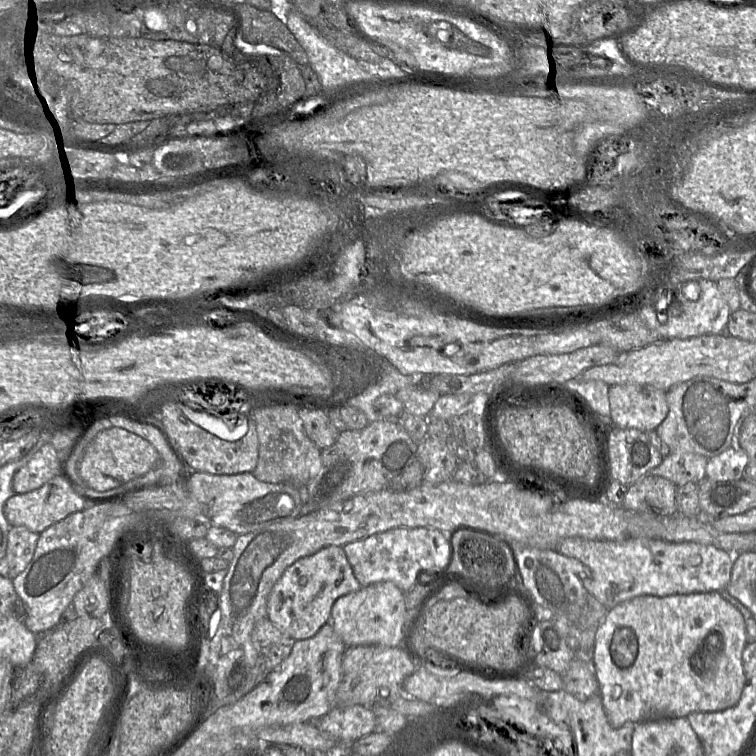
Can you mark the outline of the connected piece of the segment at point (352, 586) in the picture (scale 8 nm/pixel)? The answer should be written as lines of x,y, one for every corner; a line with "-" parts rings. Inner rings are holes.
330,545
298,559
284,571
268,596
267,617
287,637
307,639
329,622
332,606
339,597
361,587
343,547

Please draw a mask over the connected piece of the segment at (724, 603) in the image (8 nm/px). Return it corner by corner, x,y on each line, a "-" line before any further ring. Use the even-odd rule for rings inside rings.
719,592
677,594
664,597
640,595
616,605
607,612
603,623
597,630
593,658
599,683
599,693
609,722
613,727
620,728
628,722
639,723
656,718
687,717
693,712
716,712
736,705
746,684
742,654
748,642
743,616
-
714,650
717,663
706,661
709,654

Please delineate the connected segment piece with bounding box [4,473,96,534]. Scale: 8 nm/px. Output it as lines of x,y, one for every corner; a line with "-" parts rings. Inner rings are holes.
64,473
58,474
41,487
23,494
12,495
5,503
4,514
11,526
25,527
28,530
41,534
51,525
63,520
72,513
83,510
87,507
88,502
94,503
94,498
85,492
82,492
76,485
74,485

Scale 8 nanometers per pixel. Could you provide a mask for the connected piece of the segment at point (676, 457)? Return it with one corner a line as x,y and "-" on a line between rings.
671,452
647,475
666,478
677,487
688,482
699,484
706,479
707,461
707,458
695,453

